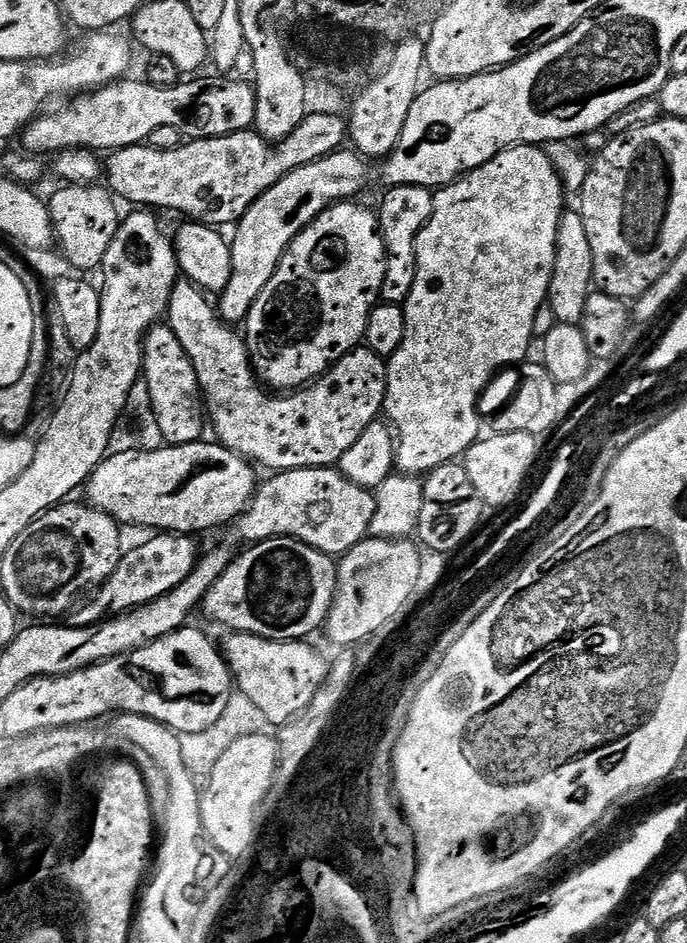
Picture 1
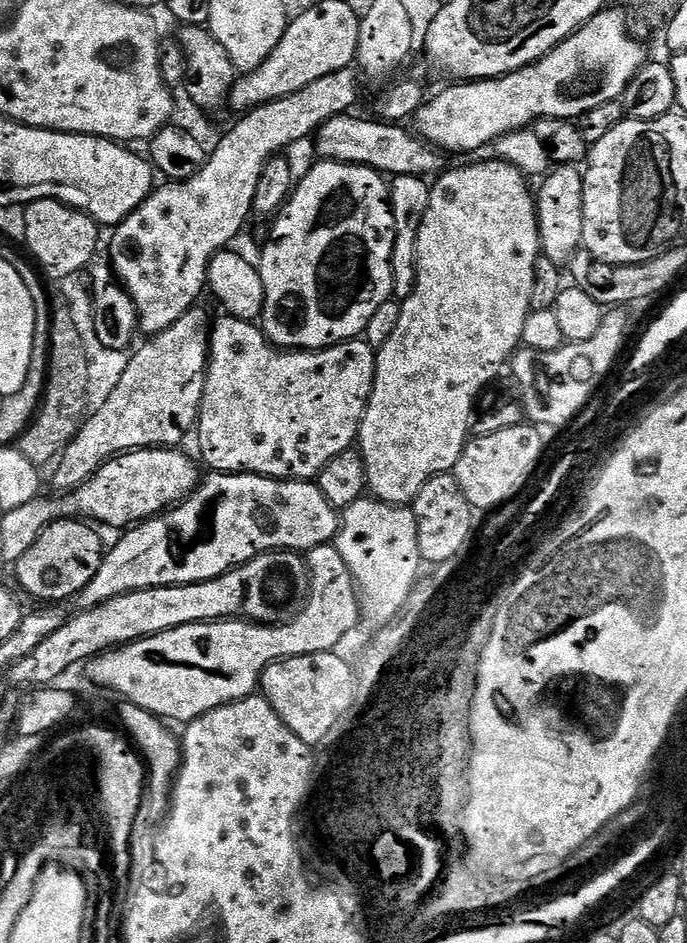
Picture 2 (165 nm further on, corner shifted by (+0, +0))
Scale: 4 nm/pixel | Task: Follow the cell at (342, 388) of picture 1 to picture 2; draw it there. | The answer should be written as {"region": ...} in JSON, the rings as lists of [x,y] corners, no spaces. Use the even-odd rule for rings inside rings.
{"region":[[[221,315],[221,320],[210,328],[210,355],[208,358],[208,377],[204,387],[204,397],[200,407],[198,431],[201,436],[199,455],[203,463],[212,467],[216,474],[247,474],[250,476],[269,476],[271,480],[307,480],[319,477],[320,471],[338,454],[349,451],[357,443],[360,435],[360,423],[364,421],[364,412],[368,408],[368,399],[372,396],[372,387],[376,382],[377,349],[367,339],[357,338],[336,344],[332,348],[321,348],[318,352],[303,350],[281,350],[269,342],[268,337],[253,321],[239,320],[233,316]]]}

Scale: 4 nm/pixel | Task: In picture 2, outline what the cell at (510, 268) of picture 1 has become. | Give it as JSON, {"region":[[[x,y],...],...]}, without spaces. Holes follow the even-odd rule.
{"region":[[[491,158],[481,164],[472,164],[469,168],[456,168],[445,171],[431,185],[430,206],[420,223],[418,230],[418,278],[414,290],[402,302],[402,318],[398,322],[398,330],[390,334],[390,338],[379,349],[376,357],[376,382],[372,387],[372,396],[368,399],[368,408],[364,412],[364,421],[360,423],[358,451],[364,457],[368,470],[368,488],[375,499],[387,504],[408,506],[415,501],[417,494],[430,482],[432,476],[448,474],[455,469],[464,445],[473,431],[476,399],[484,392],[484,387],[499,374],[505,371],[506,365],[521,347],[524,332],[528,328],[528,316],[533,312],[532,295],[536,282],[536,265],[542,259],[542,241],[540,239],[540,217],[538,200],[531,188],[529,177],[519,169],[502,159]]]}

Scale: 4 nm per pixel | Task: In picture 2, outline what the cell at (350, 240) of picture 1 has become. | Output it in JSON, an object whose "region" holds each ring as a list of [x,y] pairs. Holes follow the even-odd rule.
{"region":[[[321,159],[305,176],[299,177],[298,183],[288,201],[275,217],[276,225],[272,228],[272,236],[276,241],[261,254],[258,259],[260,277],[264,287],[264,314],[262,317],[262,331],[271,344],[281,350],[303,350],[318,352],[321,348],[332,348],[336,344],[343,344],[346,340],[363,337],[370,326],[370,318],[387,300],[393,299],[394,270],[392,269],[392,255],[396,241],[396,223],[394,210],[390,199],[390,184],[380,172],[366,165],[342,164],[337,160]]]}

